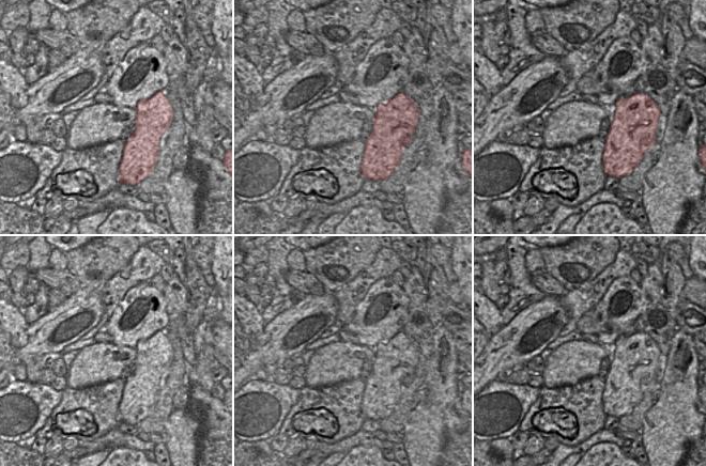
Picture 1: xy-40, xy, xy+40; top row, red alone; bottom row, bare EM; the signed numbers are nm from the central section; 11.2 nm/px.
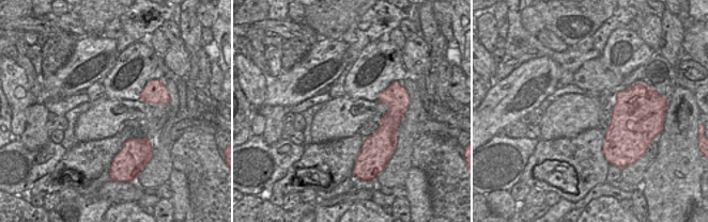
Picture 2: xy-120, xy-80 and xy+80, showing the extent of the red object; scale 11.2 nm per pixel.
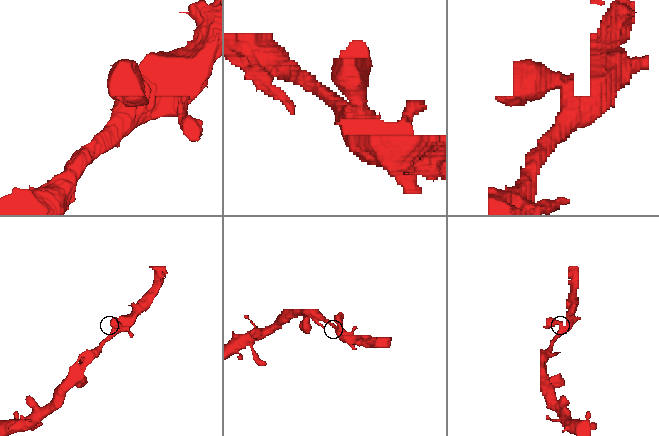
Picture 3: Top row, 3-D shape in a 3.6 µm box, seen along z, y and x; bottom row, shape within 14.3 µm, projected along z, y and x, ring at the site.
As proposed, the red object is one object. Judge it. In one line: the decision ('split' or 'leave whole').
leave whole

